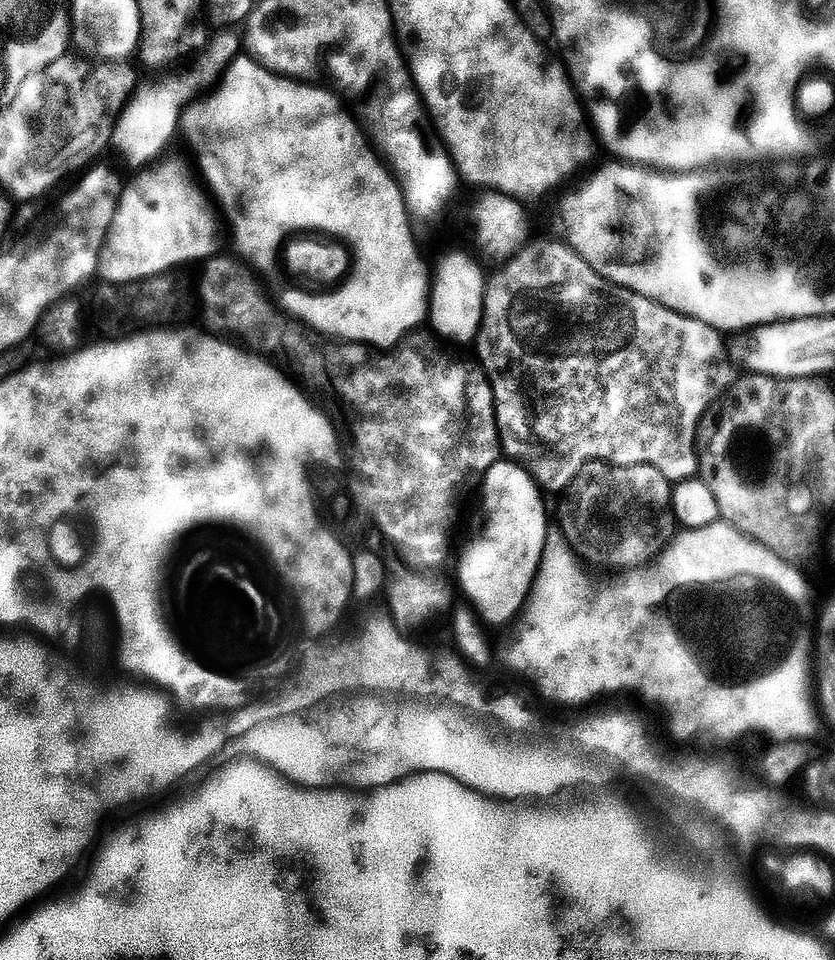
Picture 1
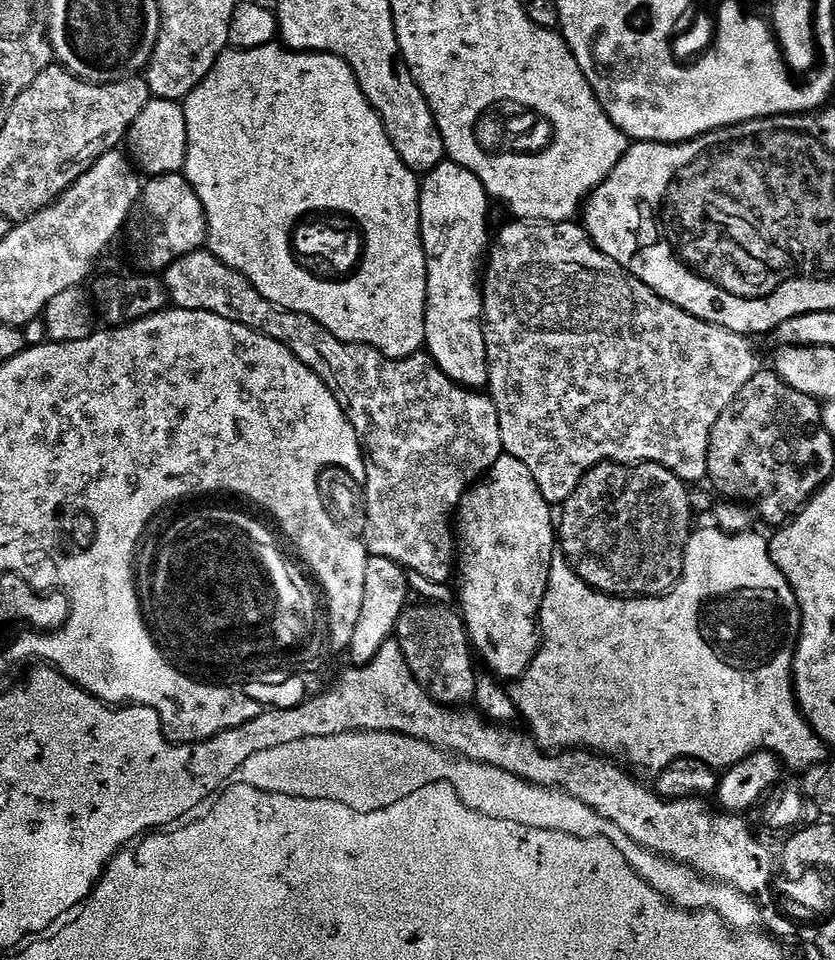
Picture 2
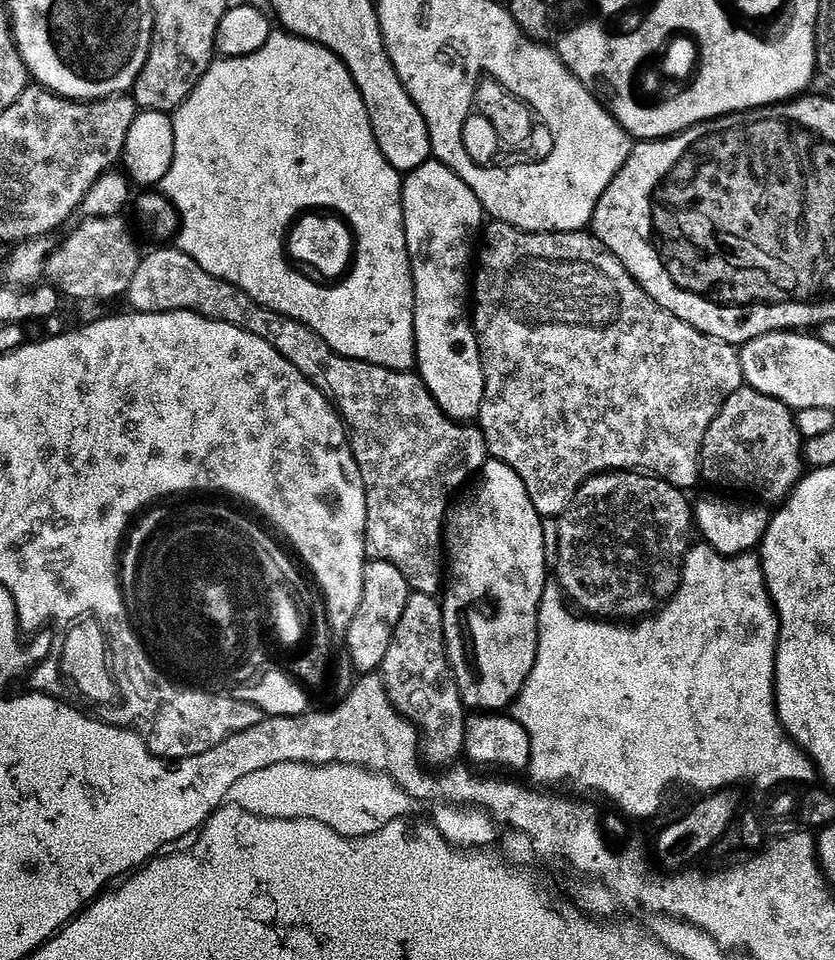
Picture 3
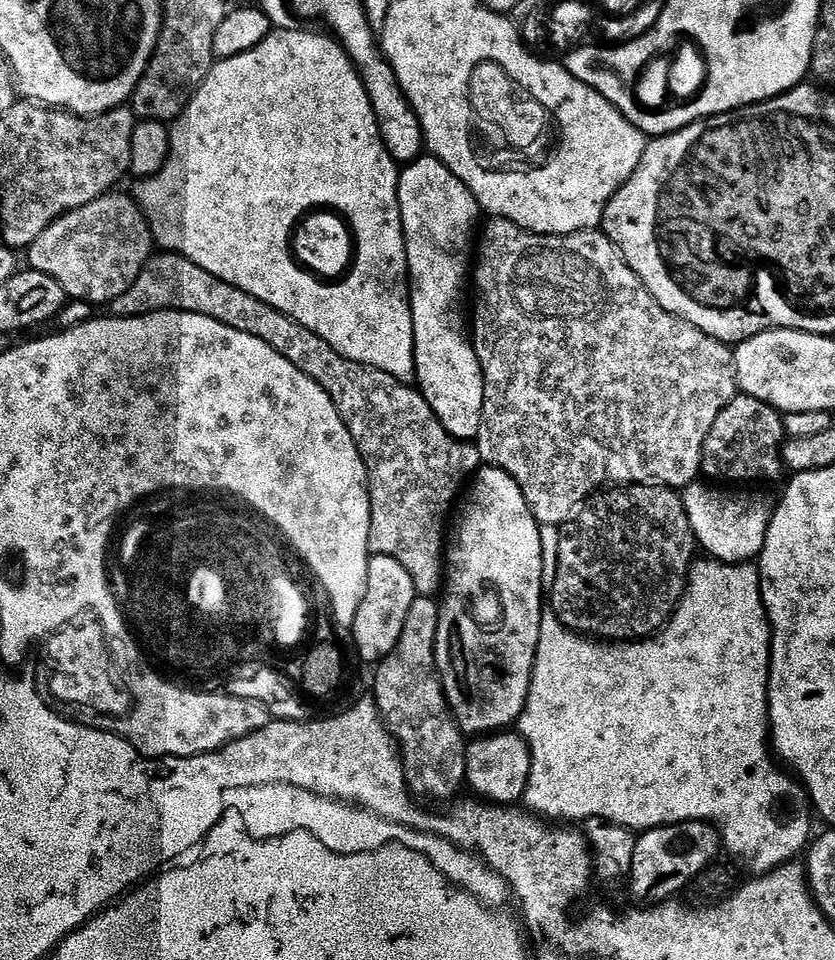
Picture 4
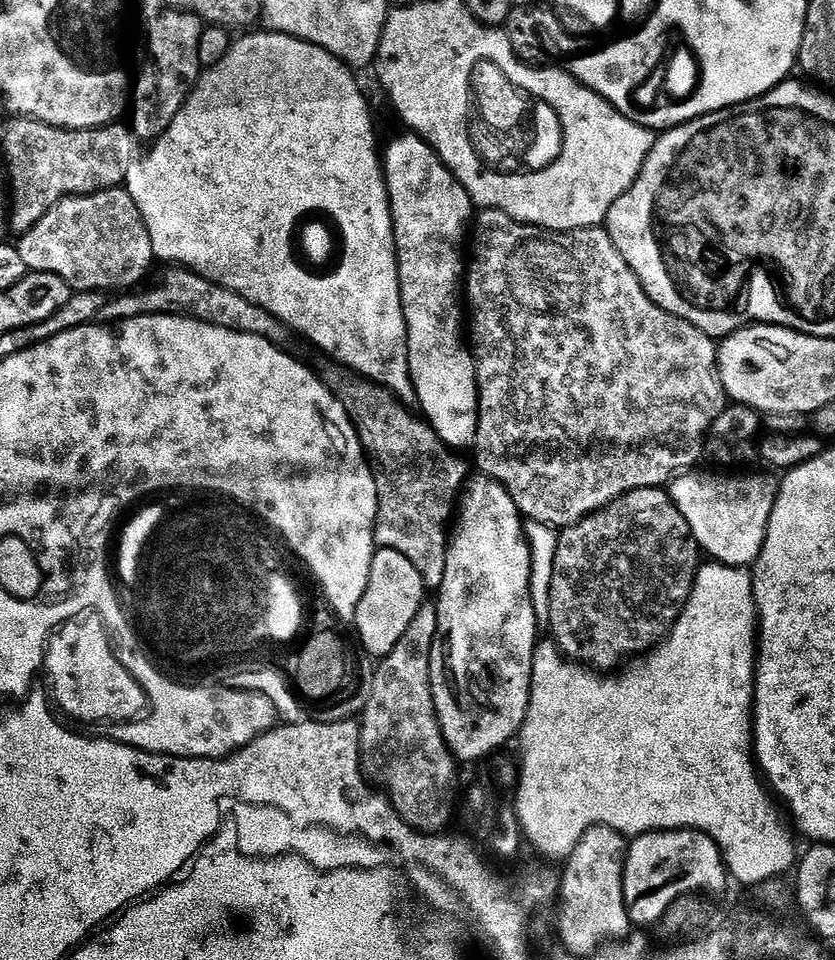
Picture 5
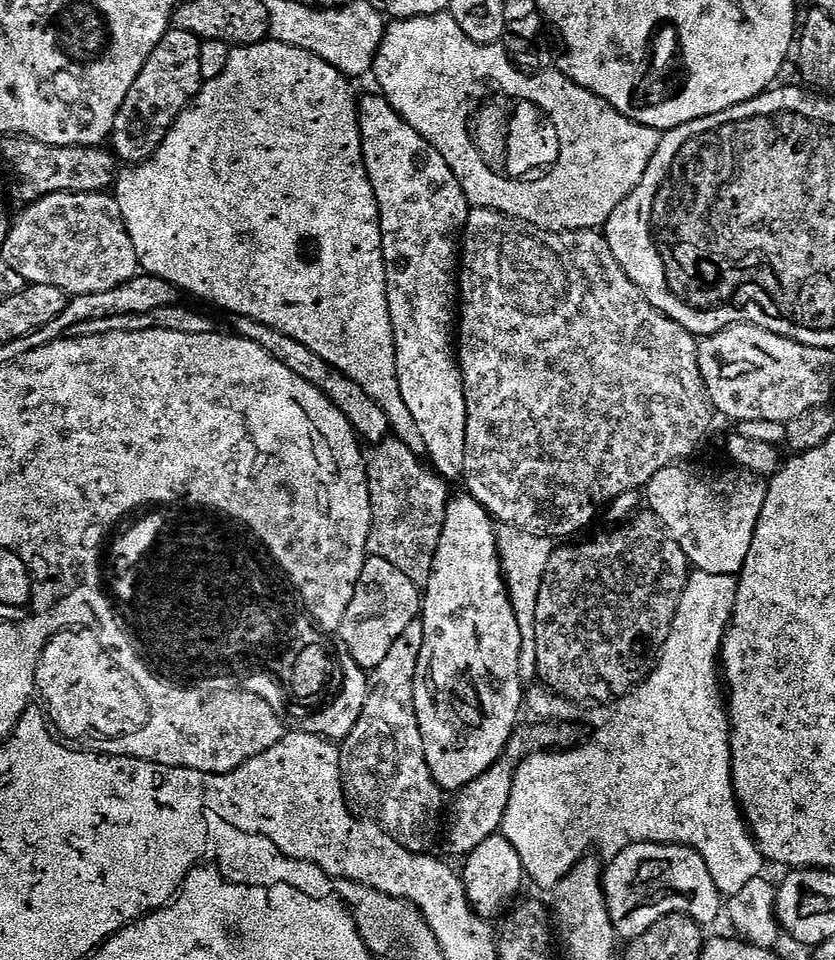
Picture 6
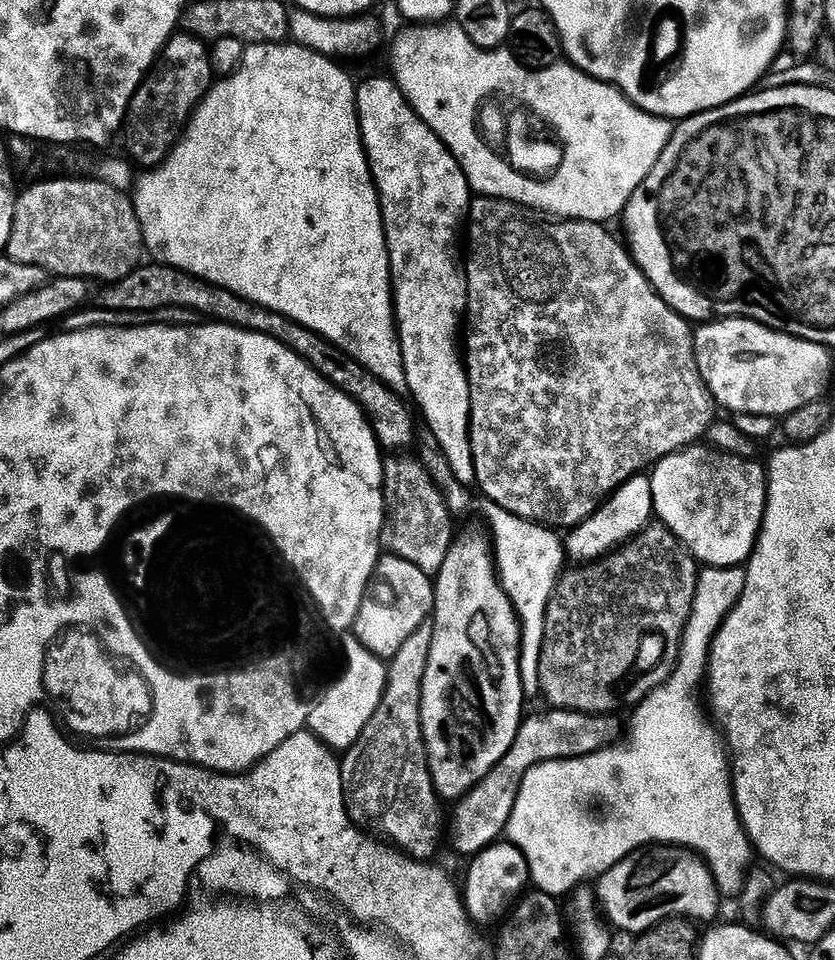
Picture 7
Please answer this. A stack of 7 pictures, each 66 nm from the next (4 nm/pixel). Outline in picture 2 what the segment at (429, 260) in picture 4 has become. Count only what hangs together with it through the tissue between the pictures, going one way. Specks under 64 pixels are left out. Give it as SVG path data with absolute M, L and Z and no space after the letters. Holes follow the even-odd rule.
M445 162L423 177L418 227L426 254L426 292L482 292L478 273L490 248L488 204L490 197L482 181L462 166Z

